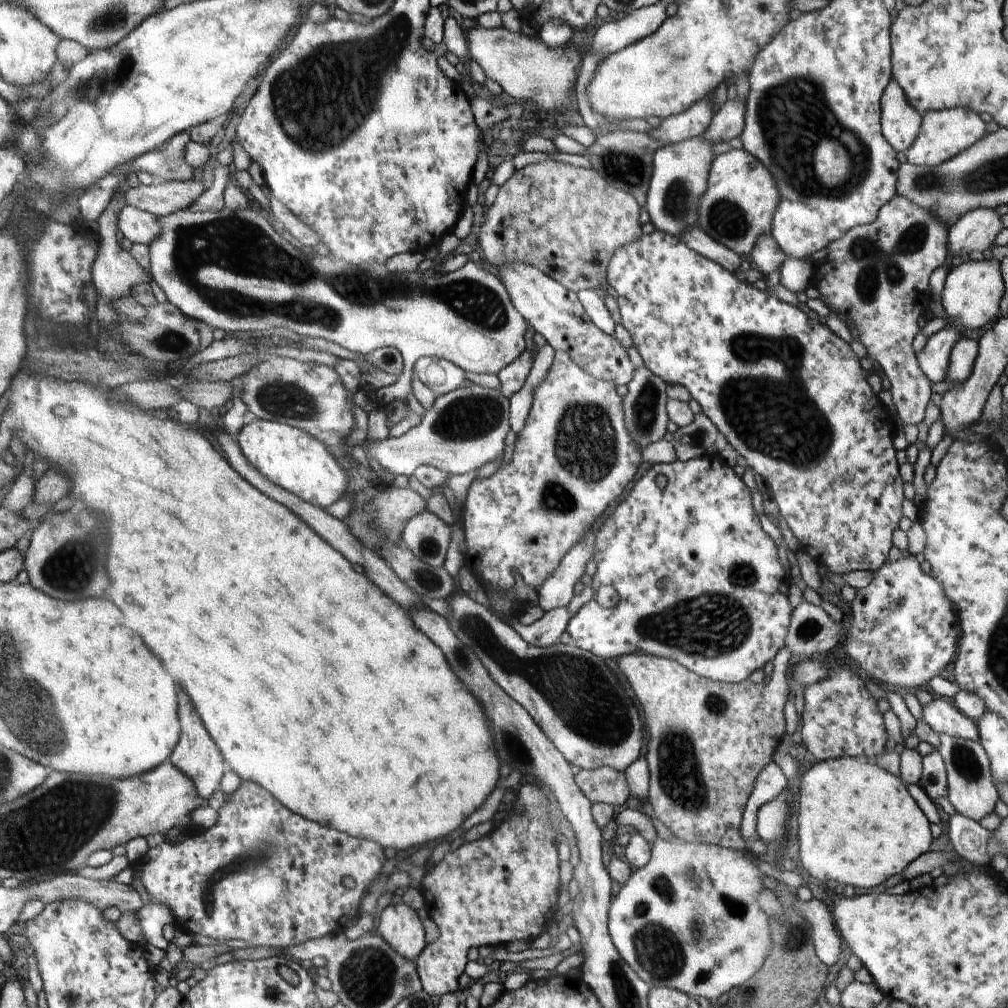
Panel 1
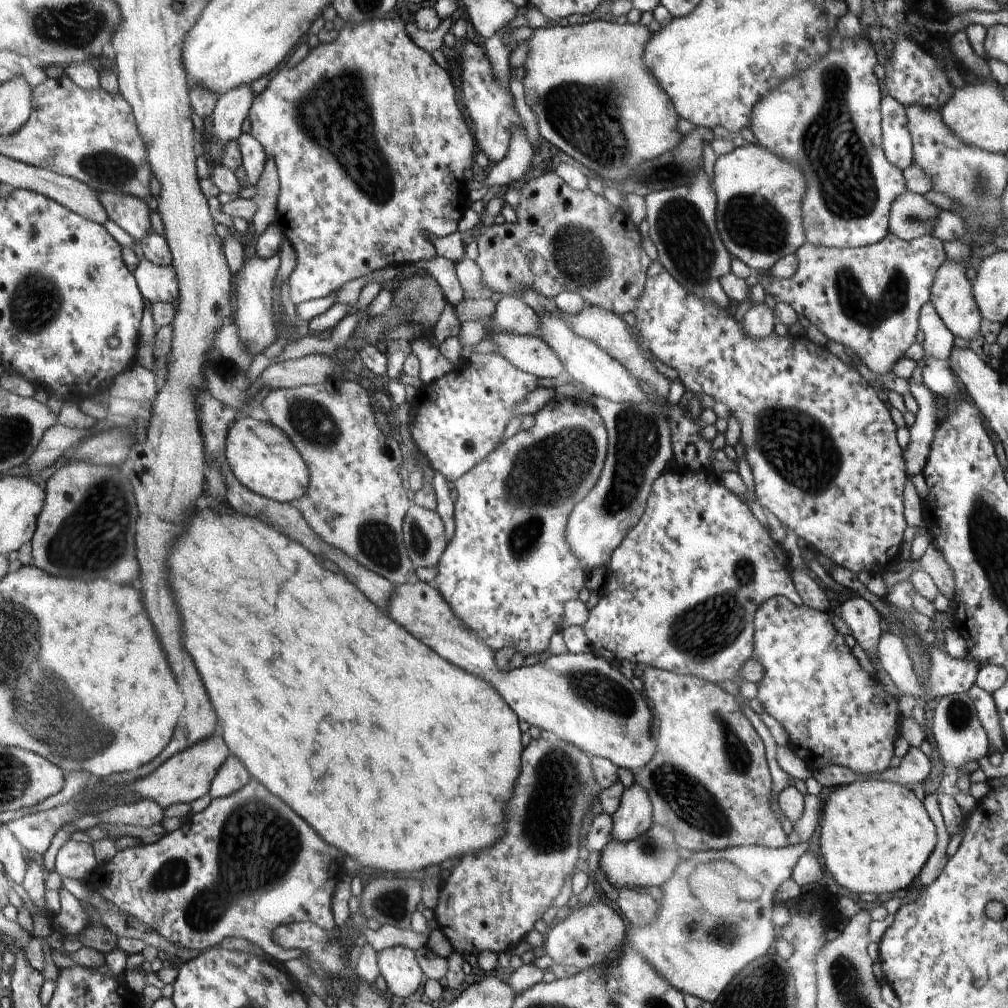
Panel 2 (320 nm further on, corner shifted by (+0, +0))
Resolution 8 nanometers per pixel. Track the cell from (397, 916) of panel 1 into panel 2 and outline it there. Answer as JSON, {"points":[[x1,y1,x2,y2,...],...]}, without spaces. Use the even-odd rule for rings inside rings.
{"points":[[395,946,377,954,379,974,394,996,412,996,422,984,422,970,412,949]]}

